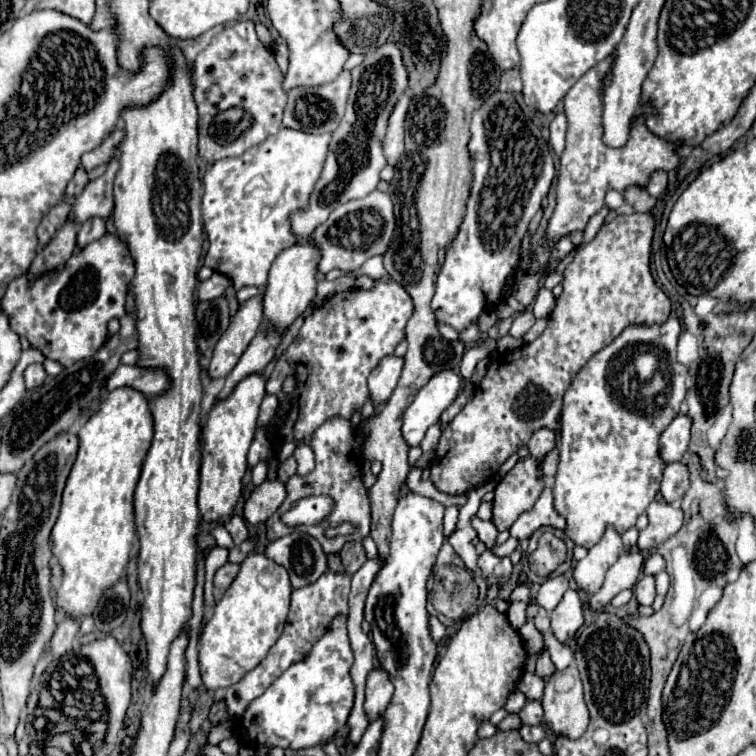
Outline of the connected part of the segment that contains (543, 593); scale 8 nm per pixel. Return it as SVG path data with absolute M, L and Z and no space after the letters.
M554 576L554 578L548 578L544 584L540 584L540 588L536 592L536 600L538 600L540 608L550 612L558 606L558 602L562 600L566 590L568 590L566 576Z

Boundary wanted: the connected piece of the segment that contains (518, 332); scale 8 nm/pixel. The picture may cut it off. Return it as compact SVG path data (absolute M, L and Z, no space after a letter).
M524 312L524 314L520 314L520 316L514 320L514 324L512 324L512 328L510 328L510 334L512 334L514 338L522 338L522 336L532 328L534 322L536 322L534 314L532 314L532 312Z

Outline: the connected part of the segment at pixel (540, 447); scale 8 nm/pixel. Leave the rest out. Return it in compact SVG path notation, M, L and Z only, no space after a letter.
M540 428L532 434L530 442L528 442L528 450L534 458L540 458L544 460L544 456L556 446L556 434L548 428Z

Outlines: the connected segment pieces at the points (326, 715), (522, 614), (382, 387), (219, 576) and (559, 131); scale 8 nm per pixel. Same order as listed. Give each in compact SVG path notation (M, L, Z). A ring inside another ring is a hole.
M336 616L328 632L318 640L318 644L310 650L310 654L302 662L296 662L294 666L290 666L260 698L256 698L250 704L250 708L242 716L242 728L246 732L244 740L250 744L270 744L270 746L292 748L292 750L330 742L334 734L340 728L344 728L354 704L354 684L350 678L352 662L354 662L354 656L352 656L348 632L346 632L346 616Z
M514 602L514 604L510 604L506 616L508 616L510 626L516 628L516 630L520 630L522 624L526 622L526 604L524 604L524 602Z
M384 356L384 360L380 360L380 364L372 370L368 378L368 388L376 406L384 404L392 390L396 388L402 366L404 366L402 356Z
M224 564L218 572L216 572L216 576L214 576L214 588L218 590L218 592L224 592L230 584L232 584L232 580L236 578L236 574L238 574L238 564Z
M556 114L556 118L550 124L550 146L554 148L554 152L560 156L564 152L564 142L566 142L566 116L564 114Z

